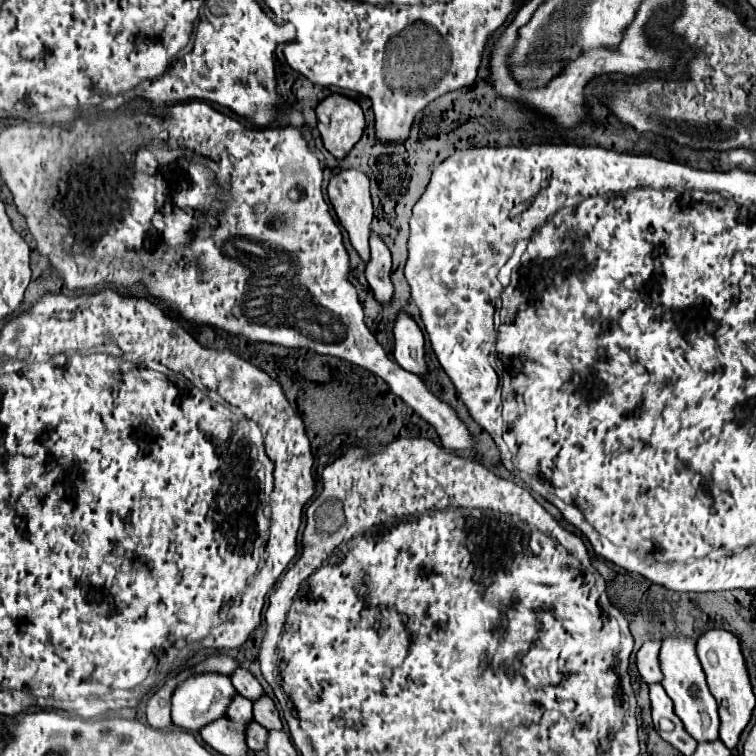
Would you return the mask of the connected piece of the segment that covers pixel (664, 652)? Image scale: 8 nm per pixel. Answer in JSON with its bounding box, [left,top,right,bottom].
[660,636,718,742]

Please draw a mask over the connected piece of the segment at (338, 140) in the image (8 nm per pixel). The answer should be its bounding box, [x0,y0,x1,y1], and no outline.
[316,94,366,160]

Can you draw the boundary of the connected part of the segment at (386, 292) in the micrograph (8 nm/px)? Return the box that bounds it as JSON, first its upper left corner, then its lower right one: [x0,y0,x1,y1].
[366,234,392,304]

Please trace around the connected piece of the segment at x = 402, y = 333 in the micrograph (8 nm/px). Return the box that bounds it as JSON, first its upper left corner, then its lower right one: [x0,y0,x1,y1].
[394,310,426,374]

